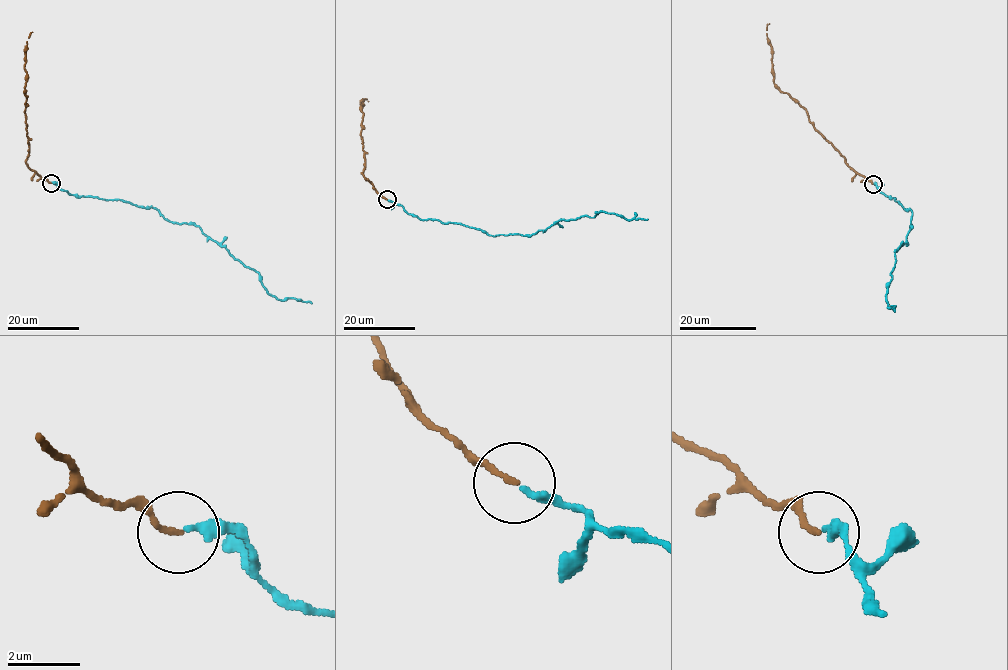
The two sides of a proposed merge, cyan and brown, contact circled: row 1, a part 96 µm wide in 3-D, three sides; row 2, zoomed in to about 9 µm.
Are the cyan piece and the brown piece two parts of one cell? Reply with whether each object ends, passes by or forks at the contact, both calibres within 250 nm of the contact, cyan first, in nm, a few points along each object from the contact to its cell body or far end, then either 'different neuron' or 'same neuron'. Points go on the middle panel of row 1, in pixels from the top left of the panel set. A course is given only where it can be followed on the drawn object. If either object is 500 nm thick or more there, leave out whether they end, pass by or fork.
cyan ends there; brown ends there; 240 nm thick on the cyan side, 150 nm on the other; cyan runs (387, 199), (421, 219), (458, 223), (492, 235), (530, 235), (560, 219), (604, 211), (647, 219); brown runs (386, 199), (362, 173), (365, 167), (360, 103), (363, 99), (368, 101); same neuron

